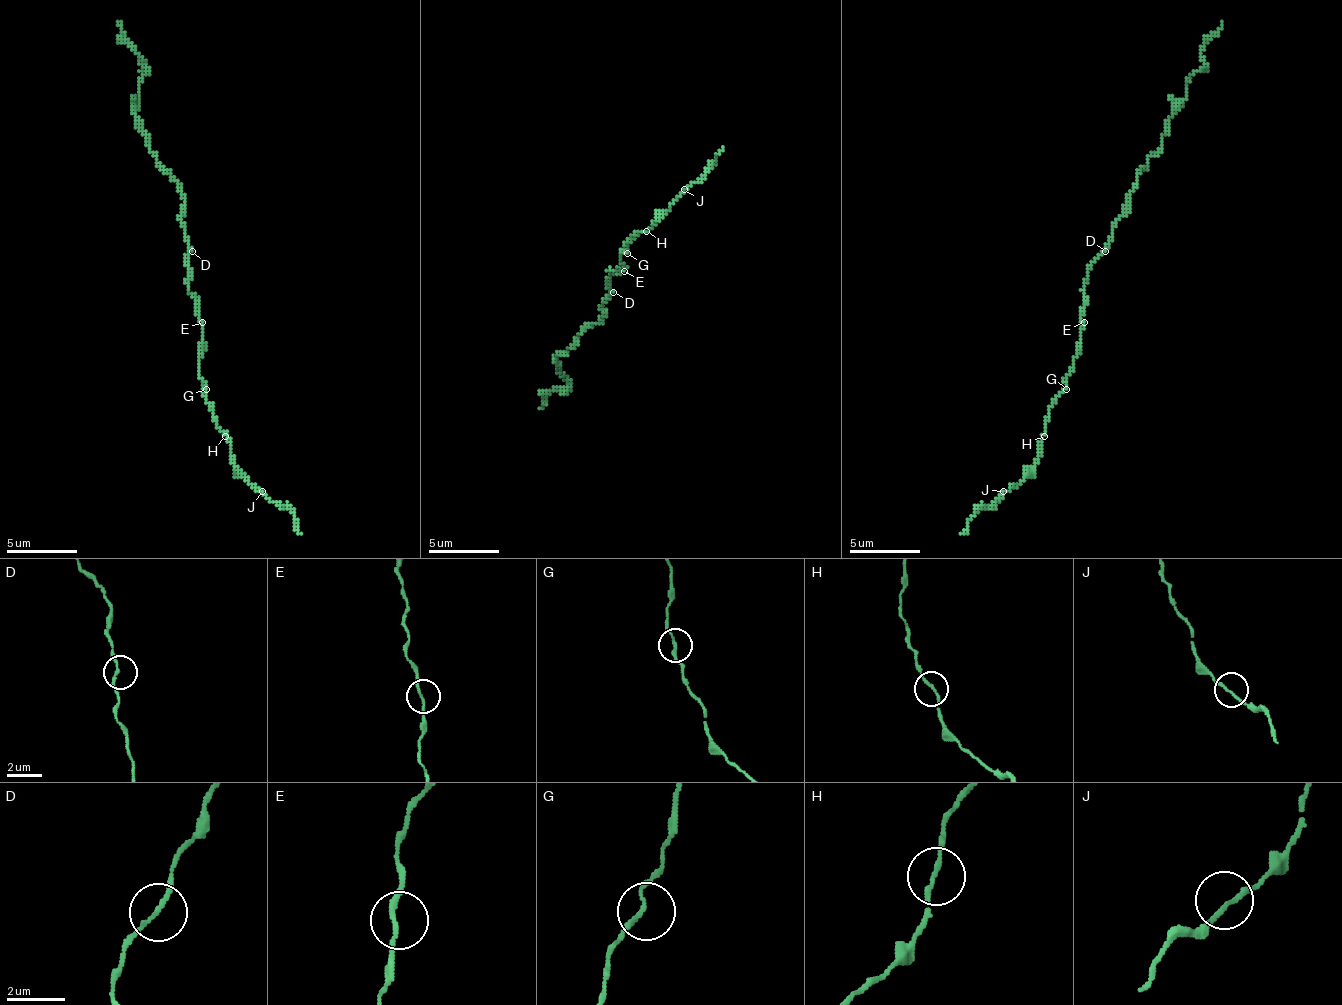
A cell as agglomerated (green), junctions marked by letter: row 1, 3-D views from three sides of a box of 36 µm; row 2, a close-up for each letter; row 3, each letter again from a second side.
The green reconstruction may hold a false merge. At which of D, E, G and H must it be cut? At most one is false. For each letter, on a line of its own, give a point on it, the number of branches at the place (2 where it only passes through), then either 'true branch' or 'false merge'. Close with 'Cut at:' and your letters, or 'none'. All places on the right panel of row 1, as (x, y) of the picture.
D: (1105, 251) | 2 | true branch
E: (1084, 322) | 2 | true branch
G: (1066, 389) | 2 | true branch
H: (1044, 436) | 2 | true branch
Cut at: none

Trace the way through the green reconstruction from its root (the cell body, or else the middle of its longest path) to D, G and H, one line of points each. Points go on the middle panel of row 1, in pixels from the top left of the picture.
D: (610, 274), (610, 288), (613, 292)
G: (610, 274), (610, 271), (624, 267), (620, 253), (627, 253)
H: (610, 274), (610, 271), (624, 267), (620, 253), (627, 249), (627, 242), (638, 232), (645, 232)

